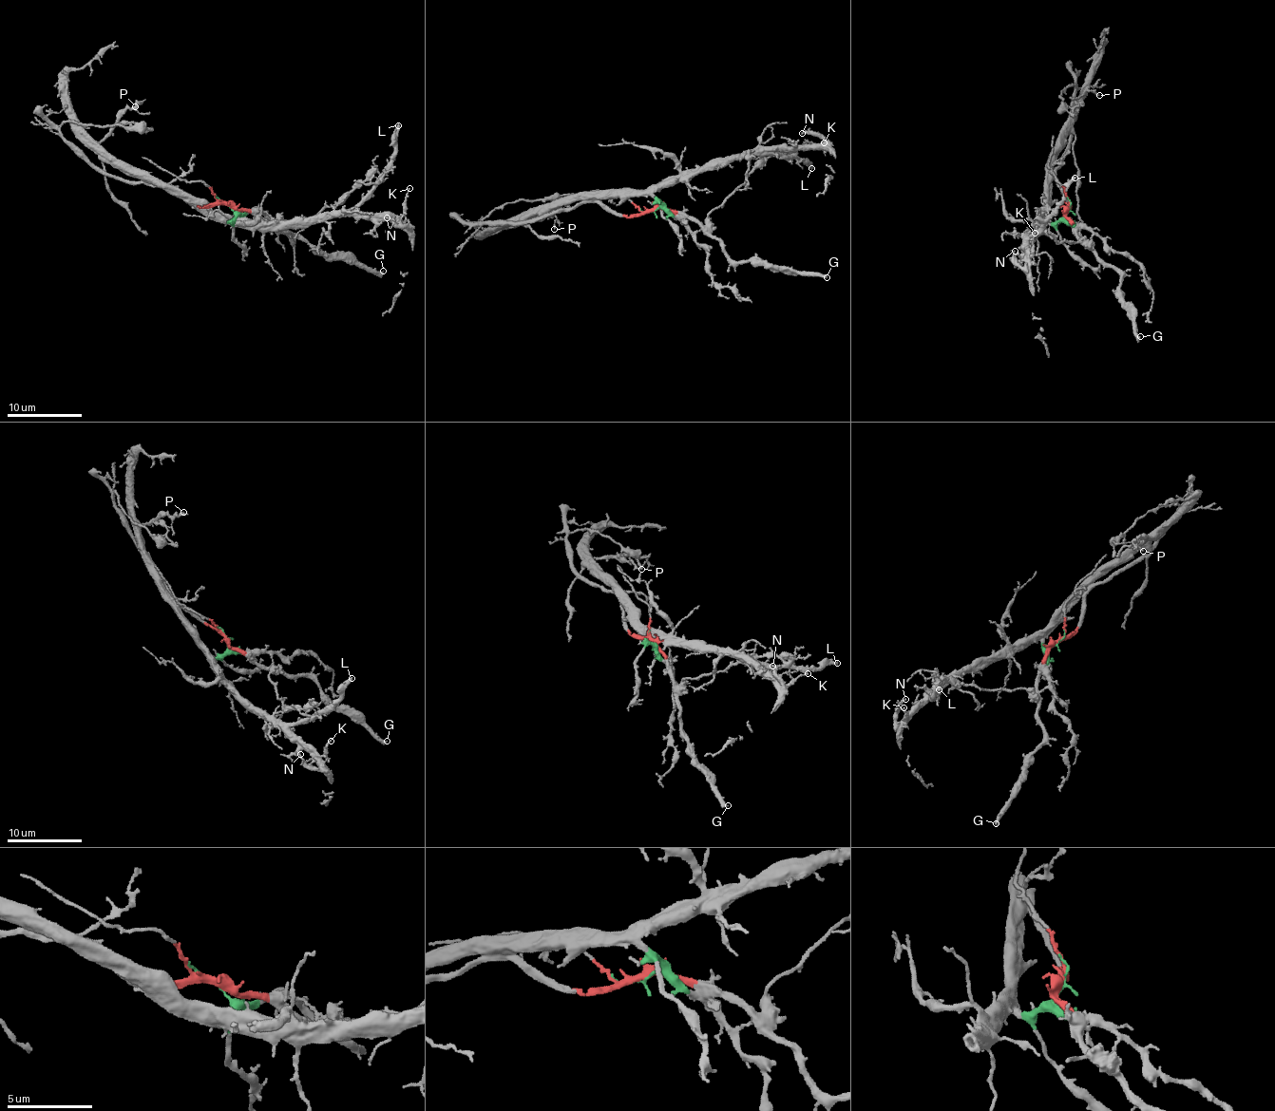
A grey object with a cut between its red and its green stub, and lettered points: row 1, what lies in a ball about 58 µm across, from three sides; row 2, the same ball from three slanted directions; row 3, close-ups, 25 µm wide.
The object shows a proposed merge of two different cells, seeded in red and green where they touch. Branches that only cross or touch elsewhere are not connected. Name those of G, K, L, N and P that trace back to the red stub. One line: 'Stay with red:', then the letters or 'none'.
Stay with red: G

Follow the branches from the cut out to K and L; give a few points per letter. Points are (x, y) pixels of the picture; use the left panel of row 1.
K: (225, 204), (234, 211), (228, 222), (256, 225), (344, 215), (399, 216), (409, 188)
L: (225, 204), (234, 211), (228, 222), (233, 223), (274, 225), (352, 212), (388, 162), (394, 149), (399, 124)

